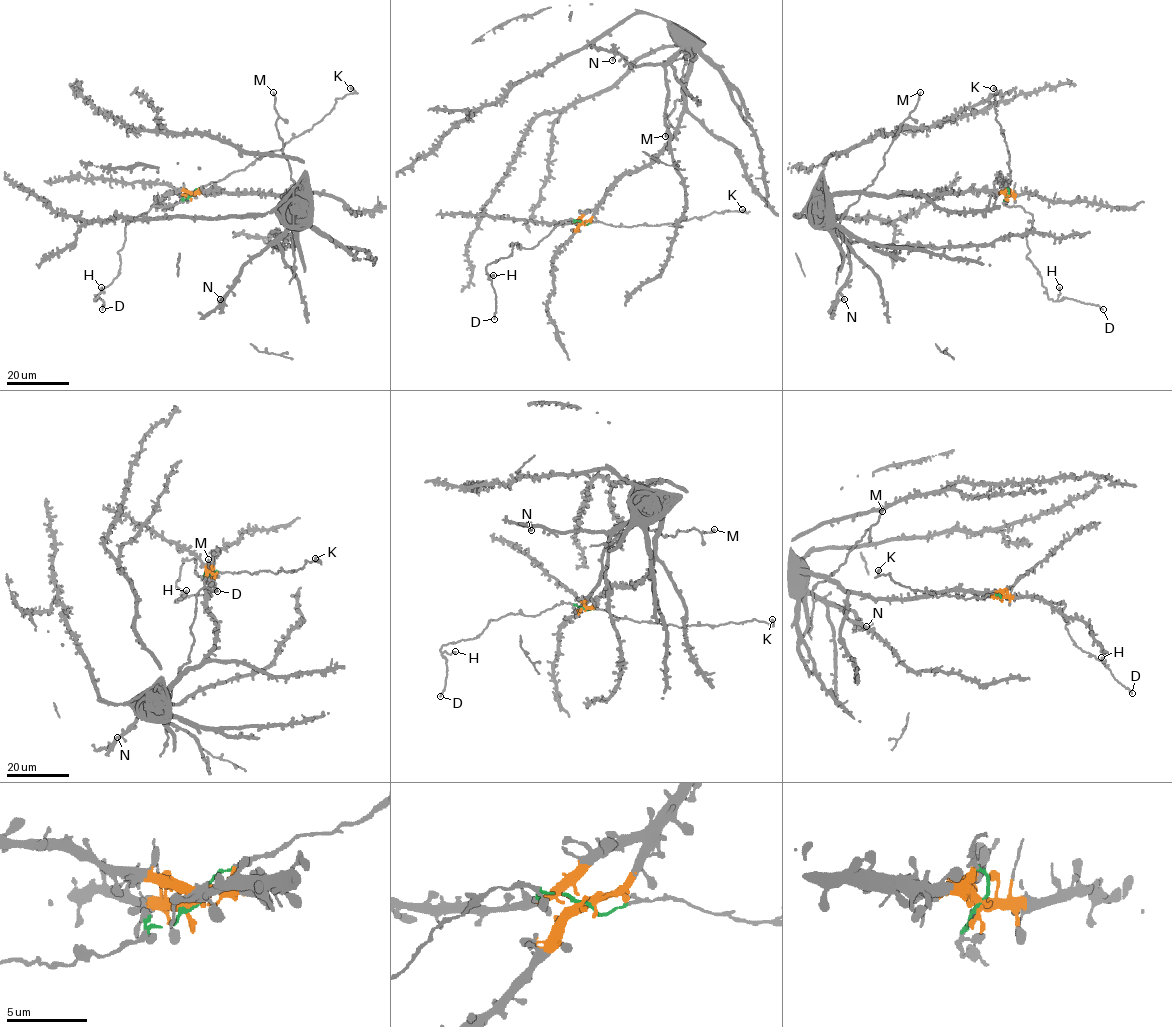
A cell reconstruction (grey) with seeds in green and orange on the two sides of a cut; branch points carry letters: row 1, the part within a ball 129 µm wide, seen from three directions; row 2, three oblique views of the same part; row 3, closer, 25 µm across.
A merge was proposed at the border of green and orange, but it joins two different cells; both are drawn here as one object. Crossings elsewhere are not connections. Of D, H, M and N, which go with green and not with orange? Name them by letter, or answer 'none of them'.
D, H

